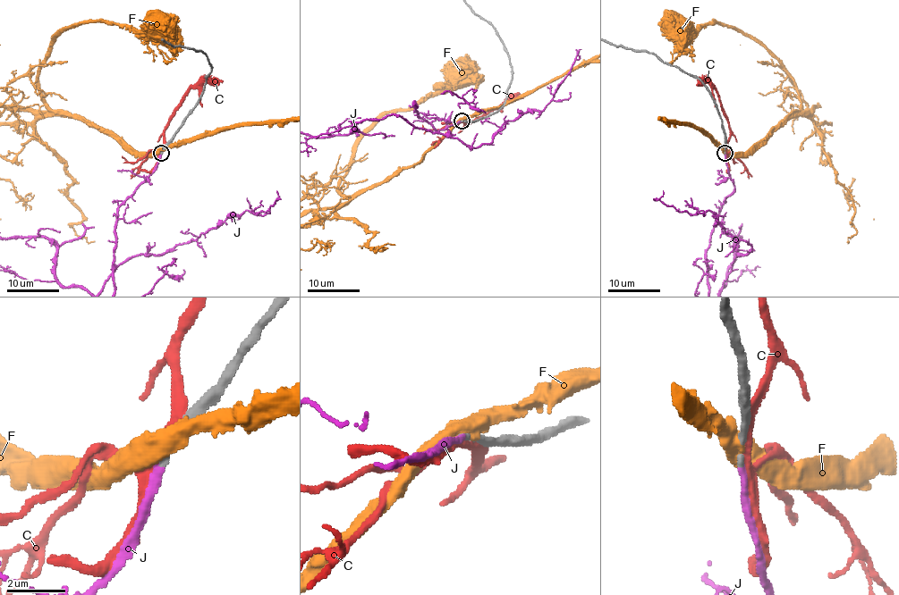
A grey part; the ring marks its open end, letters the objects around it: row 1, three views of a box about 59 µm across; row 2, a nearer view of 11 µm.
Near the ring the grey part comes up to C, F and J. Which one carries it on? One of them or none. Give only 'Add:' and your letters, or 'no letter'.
Add: J

